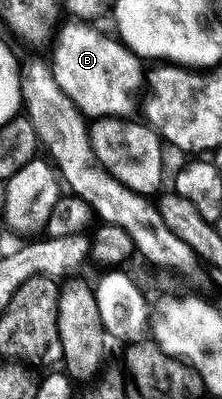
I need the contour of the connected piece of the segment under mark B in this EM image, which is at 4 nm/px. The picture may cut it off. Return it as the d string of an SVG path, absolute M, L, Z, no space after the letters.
M76 18L70 22L72 24L64 32L62 29L54 37L50 49L49 63L53 78L57 78L57 86L65 90L73 106L88 118L130 117L130 112L137 108L135 95L138 92L140 95L145 84L145 68L142 68L140 57L123 45L122 40L98 32L90 23Z

